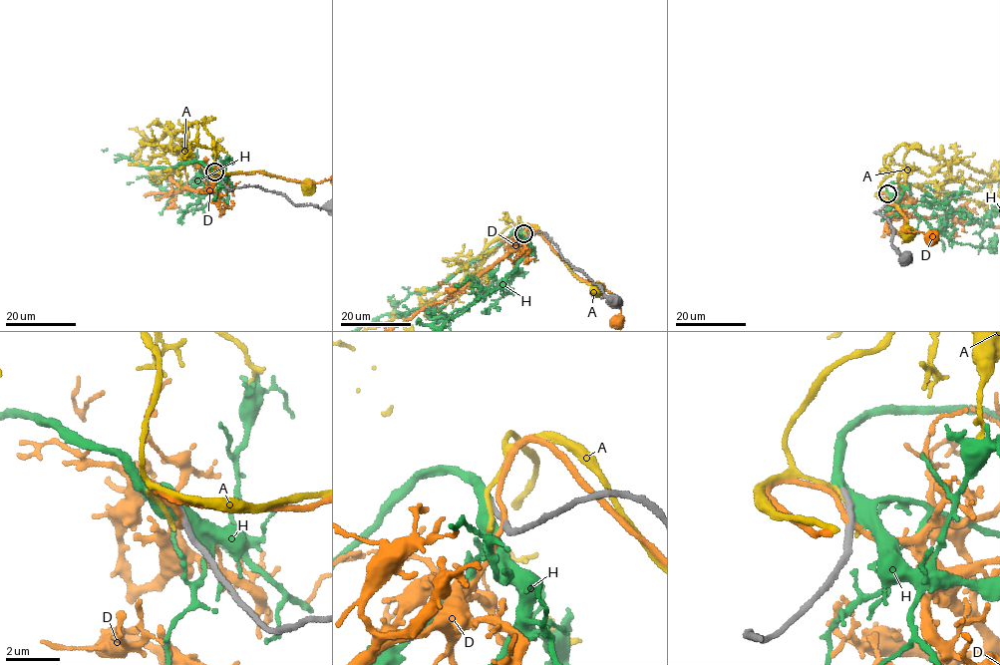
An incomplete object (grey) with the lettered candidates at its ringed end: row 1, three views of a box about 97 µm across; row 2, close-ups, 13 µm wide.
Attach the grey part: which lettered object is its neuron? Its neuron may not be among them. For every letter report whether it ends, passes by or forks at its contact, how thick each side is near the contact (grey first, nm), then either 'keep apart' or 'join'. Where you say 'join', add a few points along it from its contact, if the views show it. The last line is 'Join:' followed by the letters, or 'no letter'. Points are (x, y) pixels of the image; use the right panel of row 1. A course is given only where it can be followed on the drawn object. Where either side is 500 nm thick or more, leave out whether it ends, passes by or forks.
A: it passes by; calibres 240 and 140 nm; keep apart
D: it passes by; calibres 200 and 200 nm; keep apart
H: it passes by; calibres 240 and 460 nm; join
Join: H

